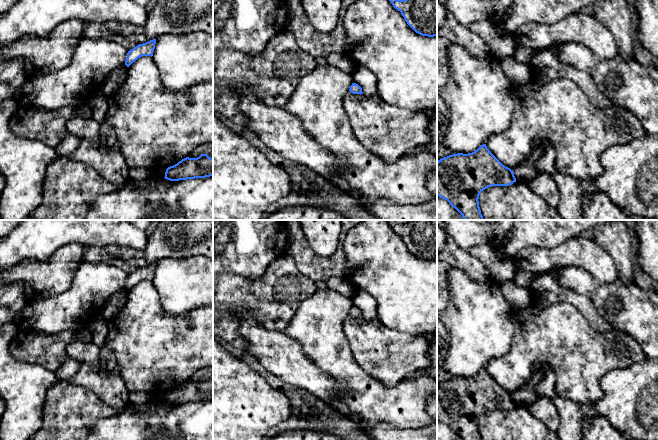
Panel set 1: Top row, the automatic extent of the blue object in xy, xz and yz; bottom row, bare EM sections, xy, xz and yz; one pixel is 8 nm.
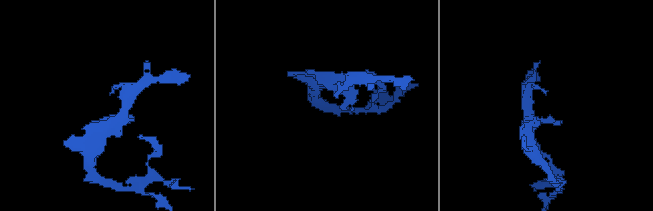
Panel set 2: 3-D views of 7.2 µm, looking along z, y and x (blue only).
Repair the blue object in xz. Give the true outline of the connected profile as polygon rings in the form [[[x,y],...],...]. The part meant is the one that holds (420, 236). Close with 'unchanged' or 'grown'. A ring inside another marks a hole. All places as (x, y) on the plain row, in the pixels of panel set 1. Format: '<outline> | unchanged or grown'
[[[411,220],[405,224],[388,221],[407,248],[422,260],[437,260],[437,220]]] | unchanged

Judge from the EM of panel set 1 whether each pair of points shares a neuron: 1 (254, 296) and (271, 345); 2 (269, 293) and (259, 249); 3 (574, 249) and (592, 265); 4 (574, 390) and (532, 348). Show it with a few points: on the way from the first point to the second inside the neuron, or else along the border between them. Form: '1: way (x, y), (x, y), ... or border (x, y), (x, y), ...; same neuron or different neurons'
1: border (253, 317), (266, 329), (282, 331); different neurons
2: border (281, 257), (275, 258), (256, 279), (241, 276); different neurons
3: way (578, 251), (588, 261); same neuron
4: way (573, 377), (545, 349); same neuron

